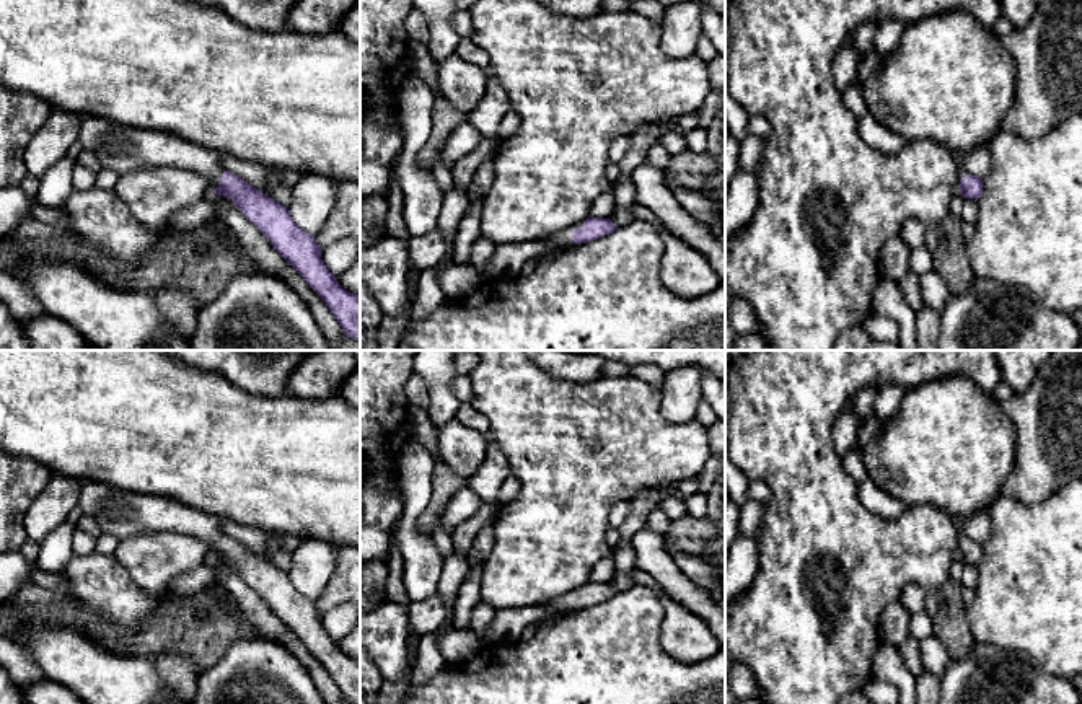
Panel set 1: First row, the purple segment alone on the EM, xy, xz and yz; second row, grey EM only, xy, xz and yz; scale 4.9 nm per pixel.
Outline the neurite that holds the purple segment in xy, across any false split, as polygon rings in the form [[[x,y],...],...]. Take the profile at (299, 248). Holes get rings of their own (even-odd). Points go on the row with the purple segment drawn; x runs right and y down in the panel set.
[[[88,116],[80,117],[77,142],[96,155],[101,168],[119,176],[139,168],[173,166],[207,178],[215,186],[213,194],[231,199],[246,220],[318,293],[342,332],[360,341],[360,297],[339,285],[324,266],[314,236],[295,225],[287,207],[220,166],[220,152],[174,134]]]

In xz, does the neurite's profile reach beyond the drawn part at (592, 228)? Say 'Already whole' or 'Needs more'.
Needs more

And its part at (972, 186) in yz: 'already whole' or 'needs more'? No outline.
needs more

